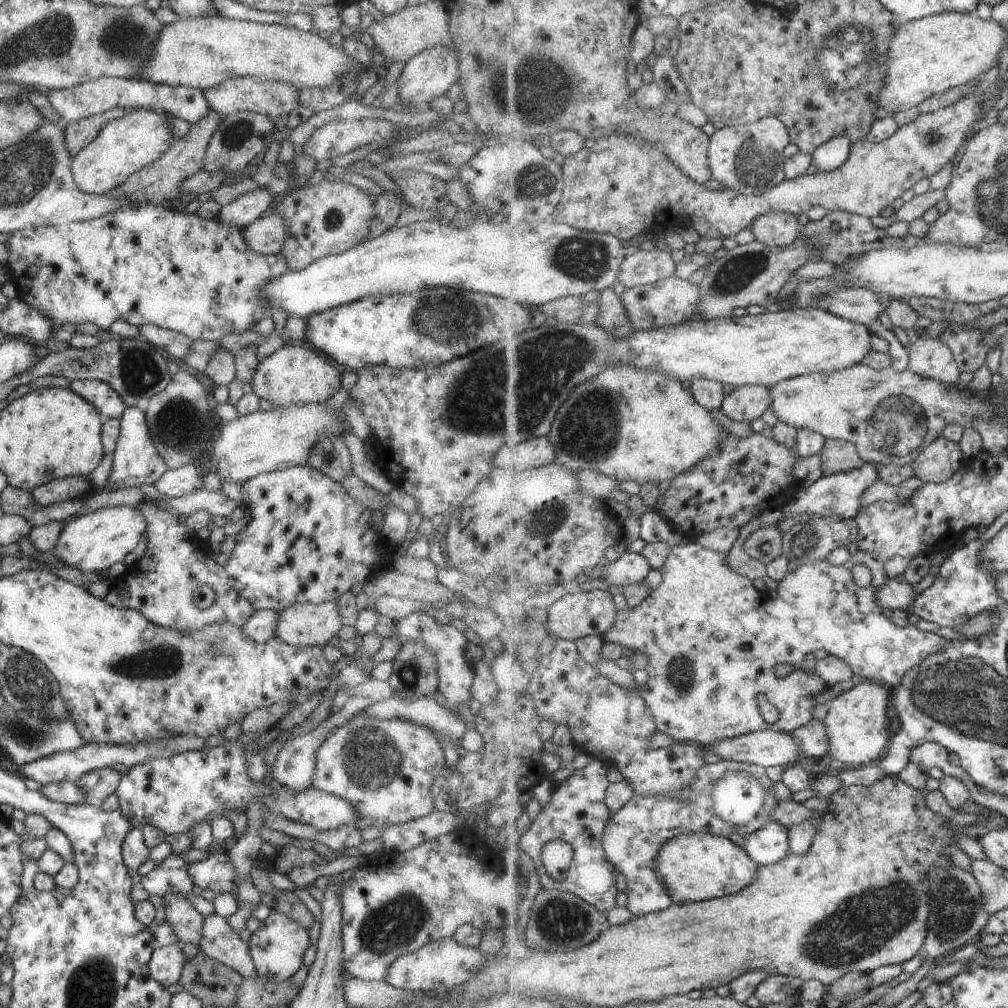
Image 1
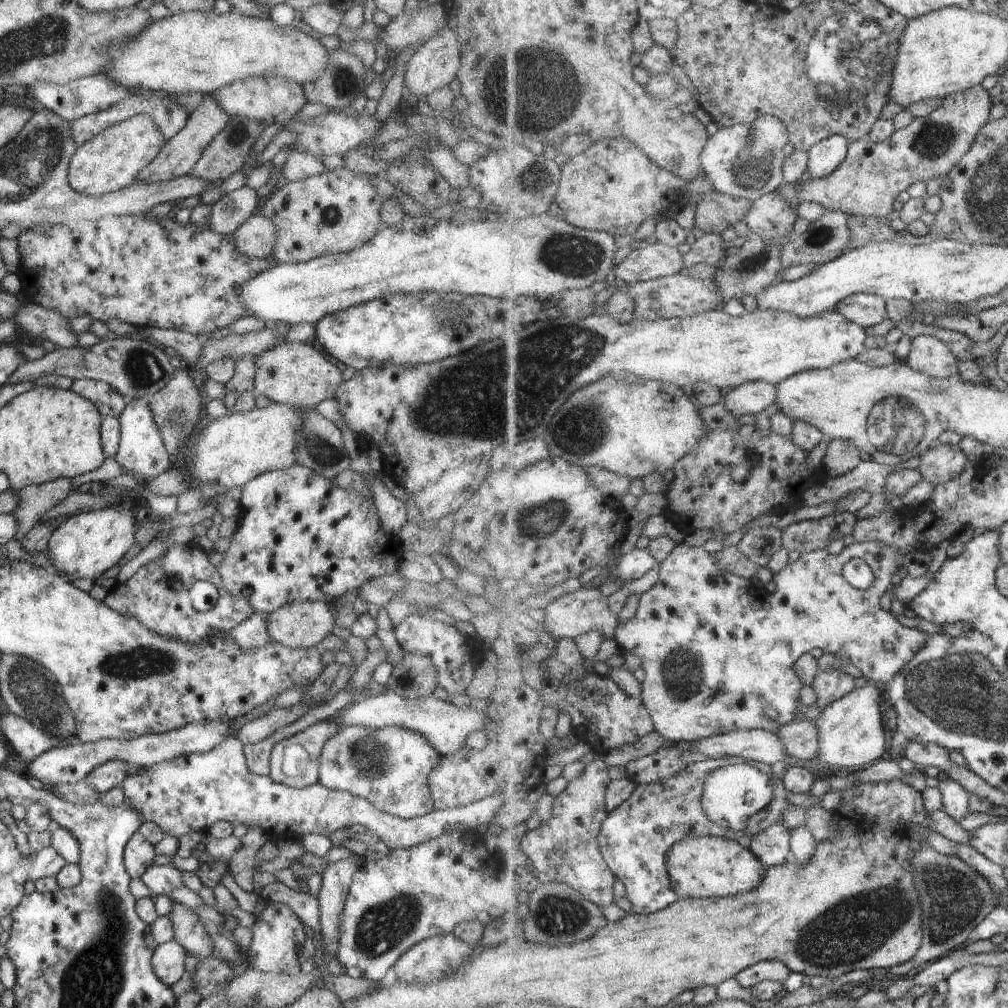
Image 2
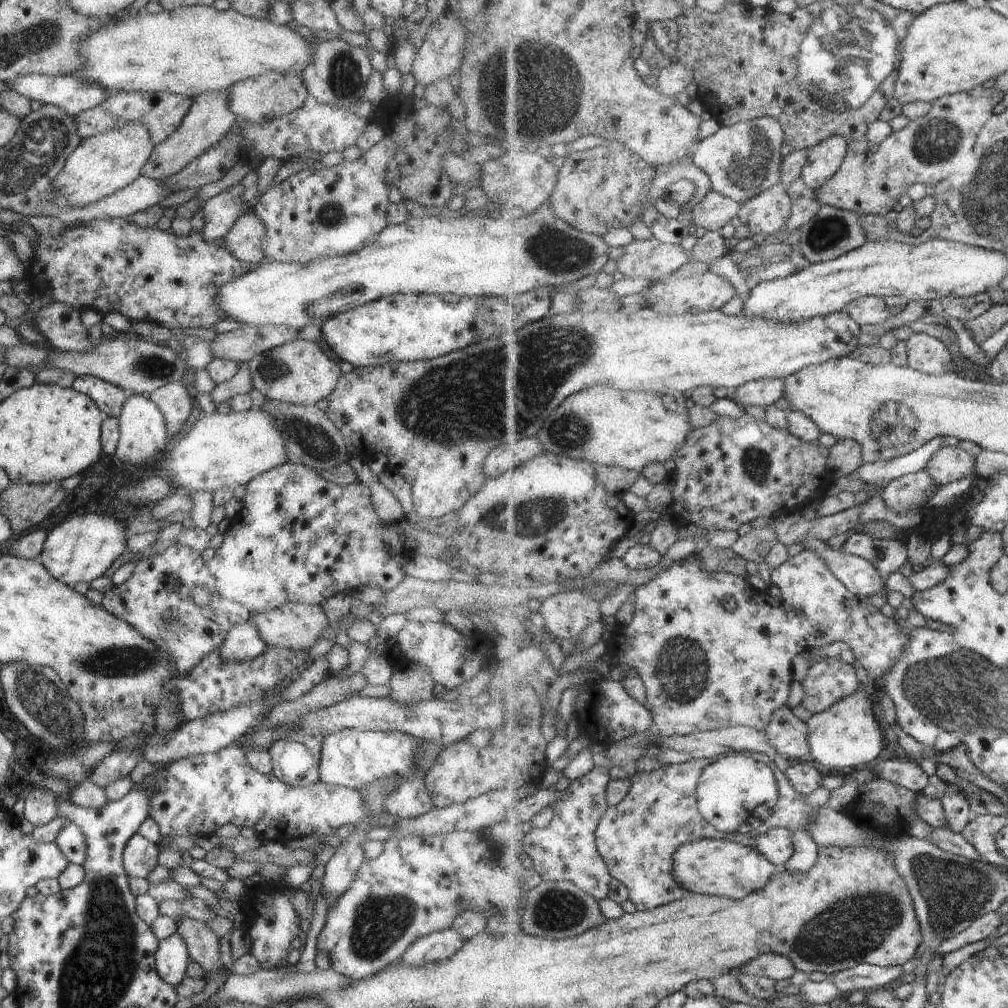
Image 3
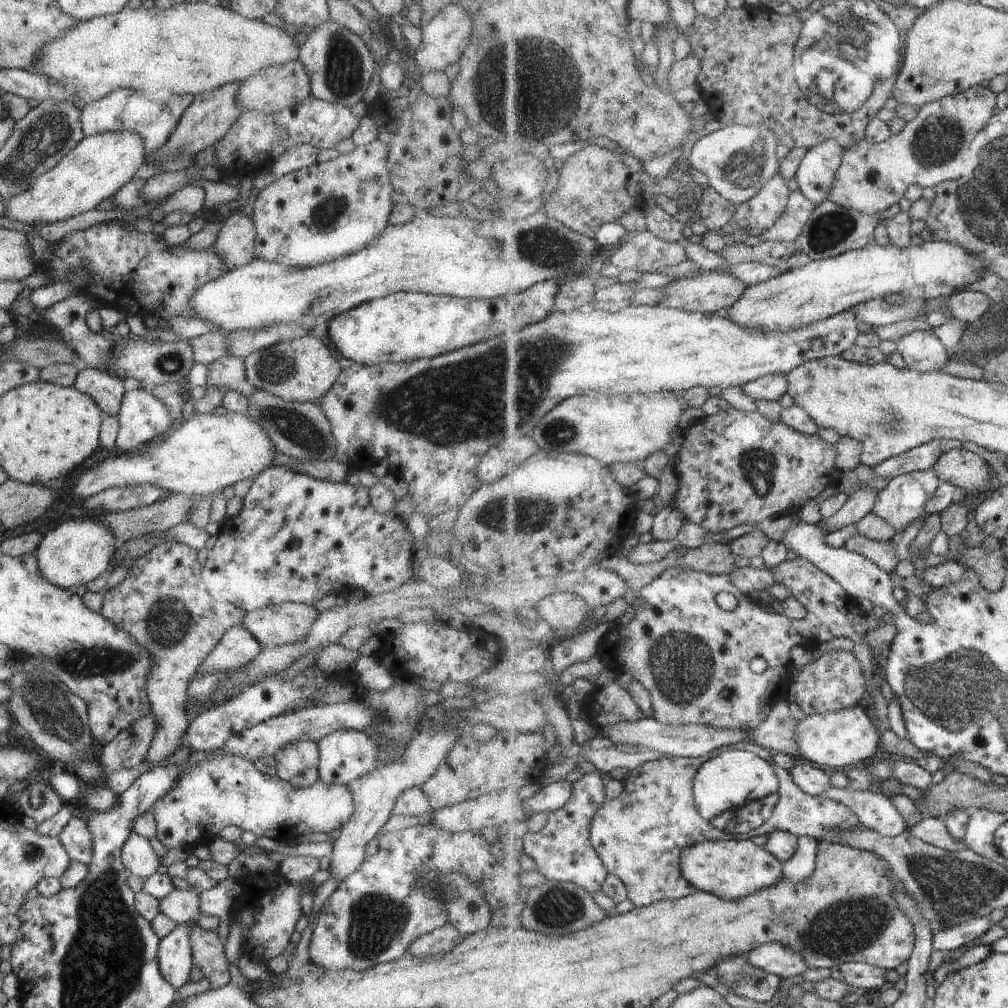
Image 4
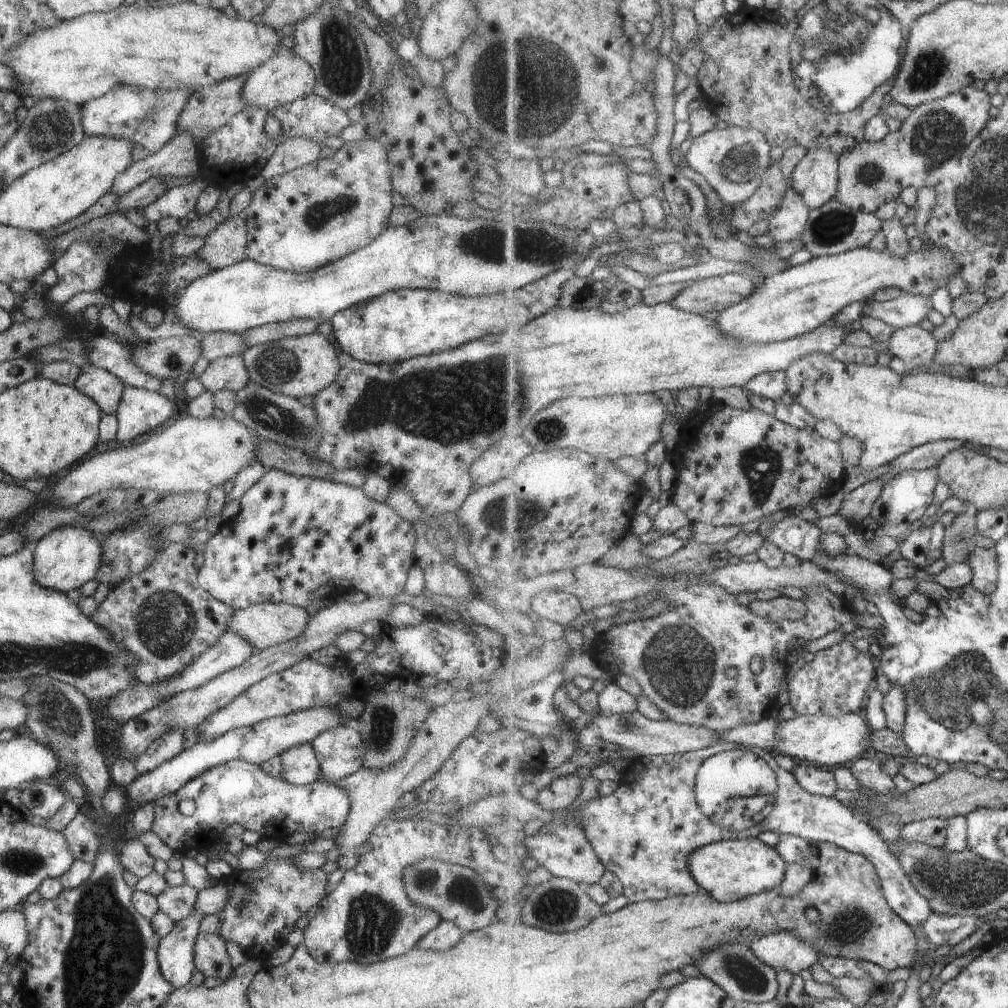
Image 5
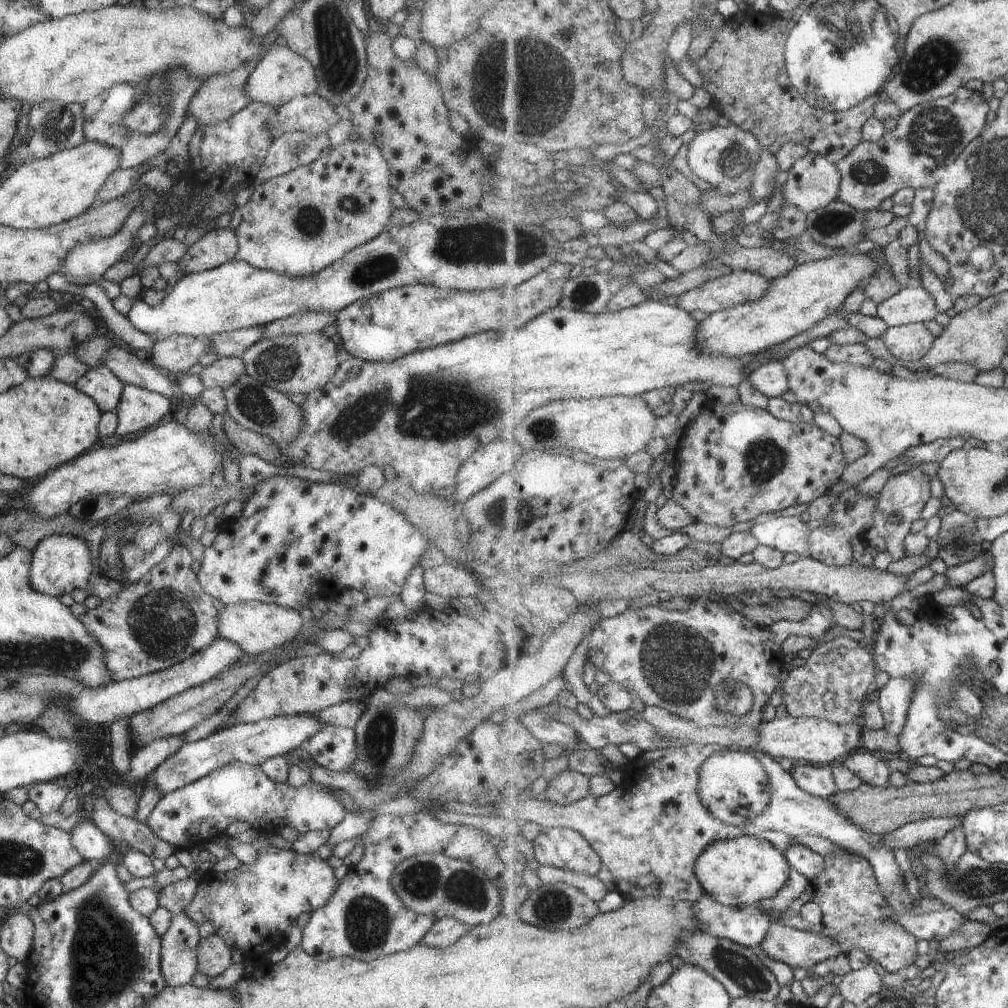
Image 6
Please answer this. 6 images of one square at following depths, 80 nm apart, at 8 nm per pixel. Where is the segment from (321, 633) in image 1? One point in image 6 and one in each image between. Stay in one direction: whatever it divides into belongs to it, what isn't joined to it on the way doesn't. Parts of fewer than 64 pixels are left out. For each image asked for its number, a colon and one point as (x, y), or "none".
2: (296, 625)
3: (296, 626)
4: (282, 624)
5: (262, 625)
6: (256, 627)

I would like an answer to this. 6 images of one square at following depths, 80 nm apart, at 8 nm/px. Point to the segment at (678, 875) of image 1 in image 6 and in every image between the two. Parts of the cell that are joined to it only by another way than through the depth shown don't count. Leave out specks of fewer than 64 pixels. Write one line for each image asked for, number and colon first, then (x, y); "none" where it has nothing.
2: (708, 867)
3: (716, 867)
4: (733, 869)
5: (729, 870)
6: (739, 872)

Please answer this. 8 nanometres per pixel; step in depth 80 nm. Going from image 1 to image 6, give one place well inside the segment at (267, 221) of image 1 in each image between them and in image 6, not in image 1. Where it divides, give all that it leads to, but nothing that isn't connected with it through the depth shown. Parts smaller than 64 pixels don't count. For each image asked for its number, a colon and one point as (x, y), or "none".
2: (254, 237)
3: (245, 239)
4: (234, 243)
5: (225, 245)
6: (219, 245)

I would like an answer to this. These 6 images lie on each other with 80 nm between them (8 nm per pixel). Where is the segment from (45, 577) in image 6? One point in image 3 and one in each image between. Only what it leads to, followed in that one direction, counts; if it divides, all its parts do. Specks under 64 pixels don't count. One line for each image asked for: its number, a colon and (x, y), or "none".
3: (80, 549)
4: (76, 551)
5: (64, 558)

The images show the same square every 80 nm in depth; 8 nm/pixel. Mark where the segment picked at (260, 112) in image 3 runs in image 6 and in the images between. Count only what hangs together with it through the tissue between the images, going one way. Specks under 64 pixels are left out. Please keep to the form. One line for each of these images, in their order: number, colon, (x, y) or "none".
4: (272, 88)
5: (282, 78)
6: (280, 74)

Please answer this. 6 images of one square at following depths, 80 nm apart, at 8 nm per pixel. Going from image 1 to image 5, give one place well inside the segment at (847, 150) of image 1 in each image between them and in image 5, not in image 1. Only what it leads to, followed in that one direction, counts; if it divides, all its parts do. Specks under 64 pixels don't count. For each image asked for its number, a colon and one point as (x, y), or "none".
2: (826, 157)
3: (824, 161)
4: (820, 168)
5: (817, 177)

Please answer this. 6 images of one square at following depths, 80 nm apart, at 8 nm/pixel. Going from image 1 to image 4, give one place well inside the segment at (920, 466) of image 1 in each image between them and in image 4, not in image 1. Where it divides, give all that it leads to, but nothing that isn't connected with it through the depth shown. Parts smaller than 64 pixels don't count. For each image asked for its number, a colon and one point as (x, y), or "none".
2: (944, 462)
3: (950, 464)
4: (963, 468)

